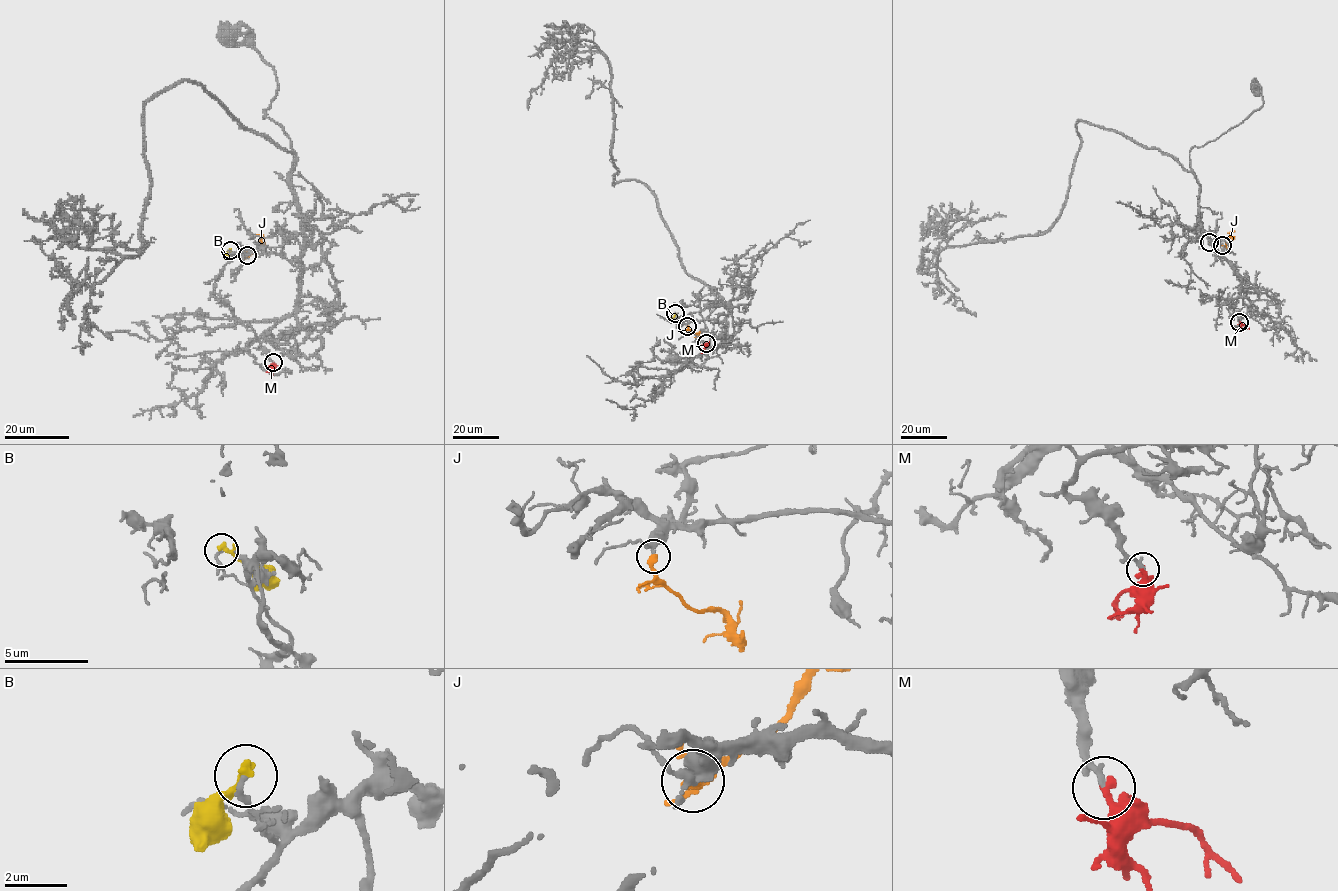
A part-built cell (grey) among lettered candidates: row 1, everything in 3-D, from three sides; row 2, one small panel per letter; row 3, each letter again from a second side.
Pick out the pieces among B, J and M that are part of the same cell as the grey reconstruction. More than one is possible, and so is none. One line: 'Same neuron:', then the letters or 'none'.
Same neuron: J, M

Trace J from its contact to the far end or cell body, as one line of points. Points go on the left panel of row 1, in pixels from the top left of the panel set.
J: (247, 255), (261, 241), (262, 236), (257, 235)

